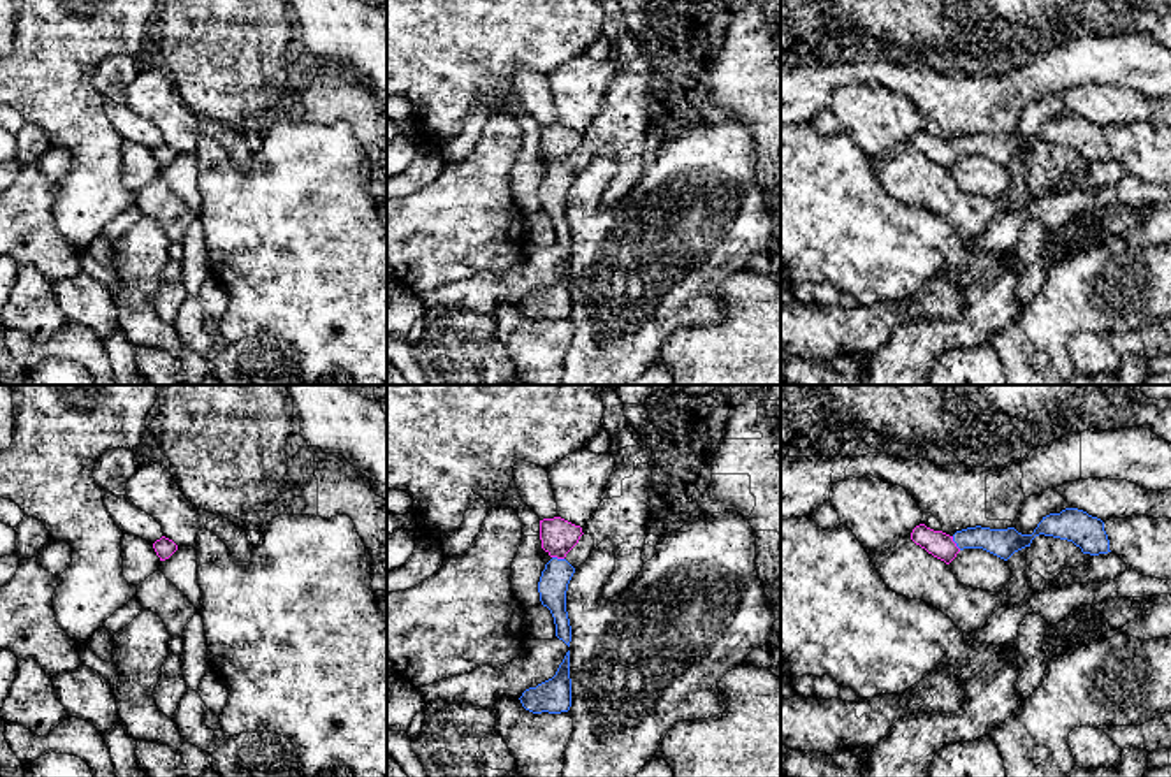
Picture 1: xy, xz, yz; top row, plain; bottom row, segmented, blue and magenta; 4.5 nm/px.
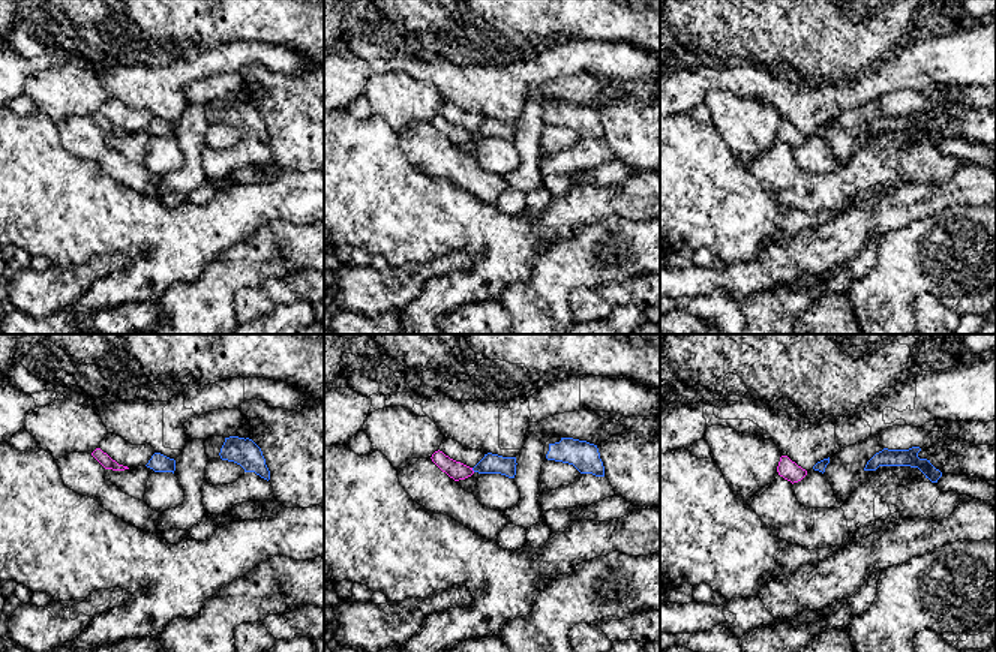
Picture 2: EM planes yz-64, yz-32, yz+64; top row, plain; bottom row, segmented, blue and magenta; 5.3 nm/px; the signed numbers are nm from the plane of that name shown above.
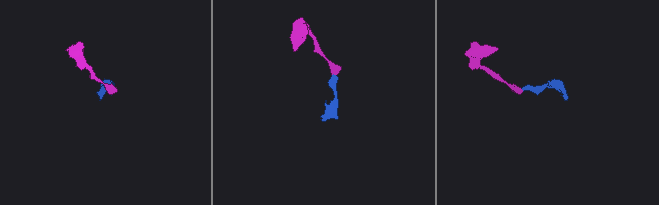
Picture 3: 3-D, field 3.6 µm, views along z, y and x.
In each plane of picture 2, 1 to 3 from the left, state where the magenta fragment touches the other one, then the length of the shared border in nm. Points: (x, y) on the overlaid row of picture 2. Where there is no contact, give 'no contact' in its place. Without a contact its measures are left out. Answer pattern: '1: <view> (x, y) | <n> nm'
1: no contact
2: yz-32 (473, 469) | 30 nm
3: no contact

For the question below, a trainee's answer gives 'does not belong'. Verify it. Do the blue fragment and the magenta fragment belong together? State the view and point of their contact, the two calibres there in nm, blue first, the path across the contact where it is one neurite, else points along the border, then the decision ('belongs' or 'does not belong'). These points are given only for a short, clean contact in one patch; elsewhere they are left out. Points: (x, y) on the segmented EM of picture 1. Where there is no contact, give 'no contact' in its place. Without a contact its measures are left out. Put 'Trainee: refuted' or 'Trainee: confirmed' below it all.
meets blue in yz at (955, 542); 130 nm thick on the blue side, 120 nm on the other; runs through yz (1003, 544), (994, 540), (955, 542), (941, 545); belongs
Trainee: refuted

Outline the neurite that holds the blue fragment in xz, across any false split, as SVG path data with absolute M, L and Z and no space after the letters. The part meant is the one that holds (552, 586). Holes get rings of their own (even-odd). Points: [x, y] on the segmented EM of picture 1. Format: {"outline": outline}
{"outline": "M561 517L540 520L542 548L552 557L542 571L538 582L540 601L554 617L556 636L568 647L571 642L571 626L566 612L566 591L575 568L564 559L578 543L582 527Z"}

